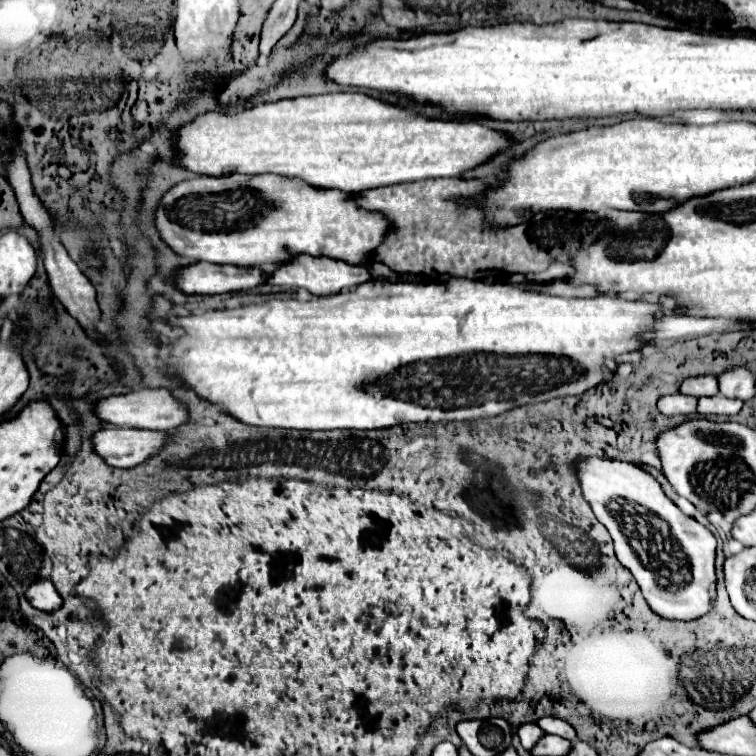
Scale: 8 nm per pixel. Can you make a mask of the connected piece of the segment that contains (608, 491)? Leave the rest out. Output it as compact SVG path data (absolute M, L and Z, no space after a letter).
M586 458L576 464L578 478L582 482L584 498L590 502L596 518L608 528L614 550L622 566L626 566L636 578L644 600L650 610L666 620L696 620L714 608L716 600L716 538L700 528L696 520L686 516L660 488L660 484L640 466L620 460L606 458Z

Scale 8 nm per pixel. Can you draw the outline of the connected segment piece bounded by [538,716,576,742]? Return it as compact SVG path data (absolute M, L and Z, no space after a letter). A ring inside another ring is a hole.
M548 716L548 718L540 718L538 724L540 724L540 728L542 728L546 734L556 734L556 736L562 736L562 738L566 738L566 740L570 740L570 742L576 740L574 728L572 728L568 722L560 720L560 718L550 718L550 716Z

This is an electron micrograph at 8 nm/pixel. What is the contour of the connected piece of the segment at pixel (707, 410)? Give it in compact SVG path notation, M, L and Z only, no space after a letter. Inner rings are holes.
M716 396L716 398L700 398L698 400L698 412L702 416L708 414L716 414L716 416L734 416L738 414L742 408L740 400L728 400L724 396Z

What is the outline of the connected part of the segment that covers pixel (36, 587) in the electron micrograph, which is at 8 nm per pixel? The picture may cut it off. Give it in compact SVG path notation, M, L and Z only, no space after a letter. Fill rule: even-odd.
M38 580L26 590L26 600L42 610L42 612L56 612L62 606L60 594L56 592L54 584L50 580Z

